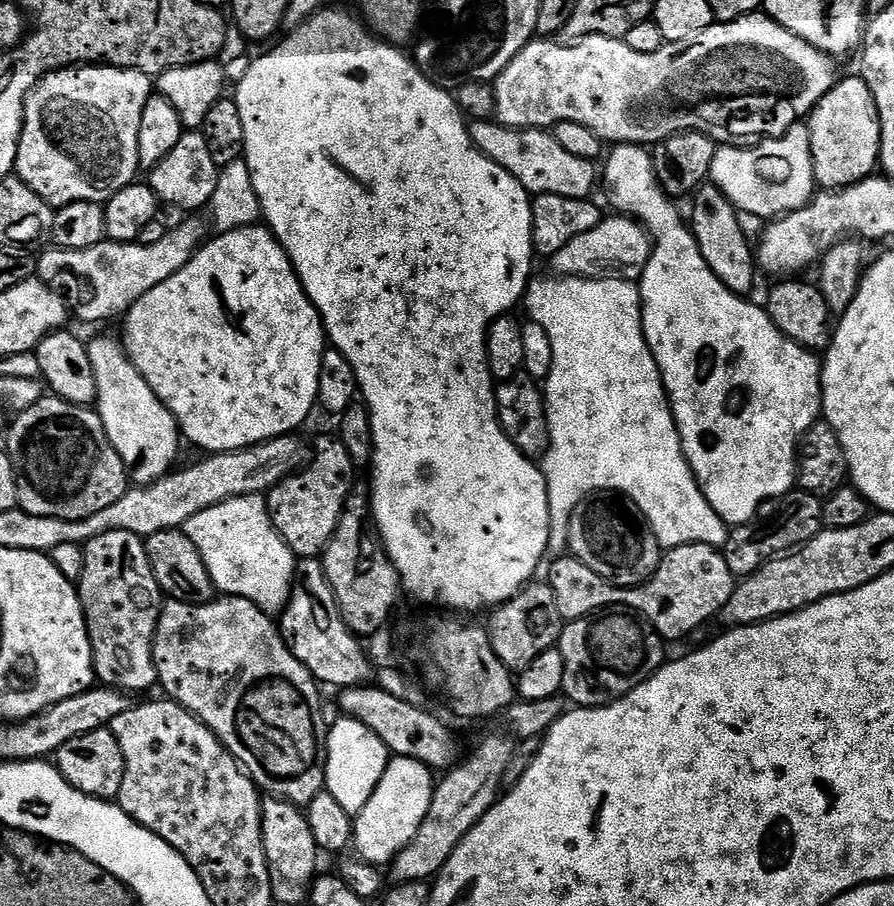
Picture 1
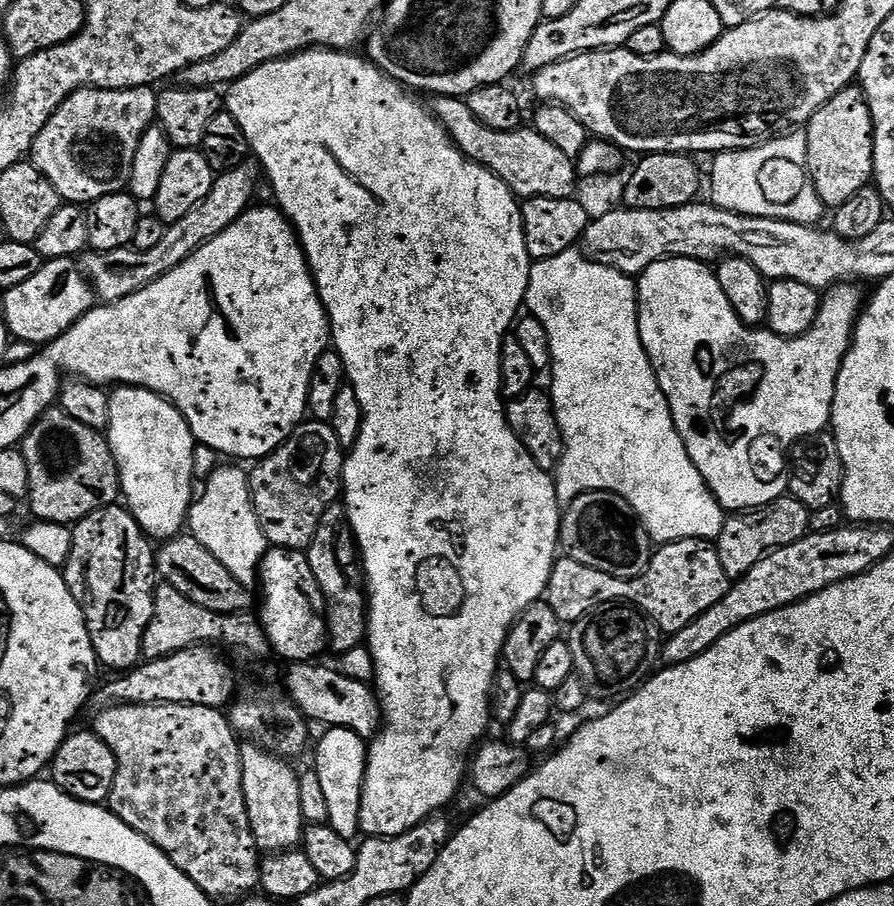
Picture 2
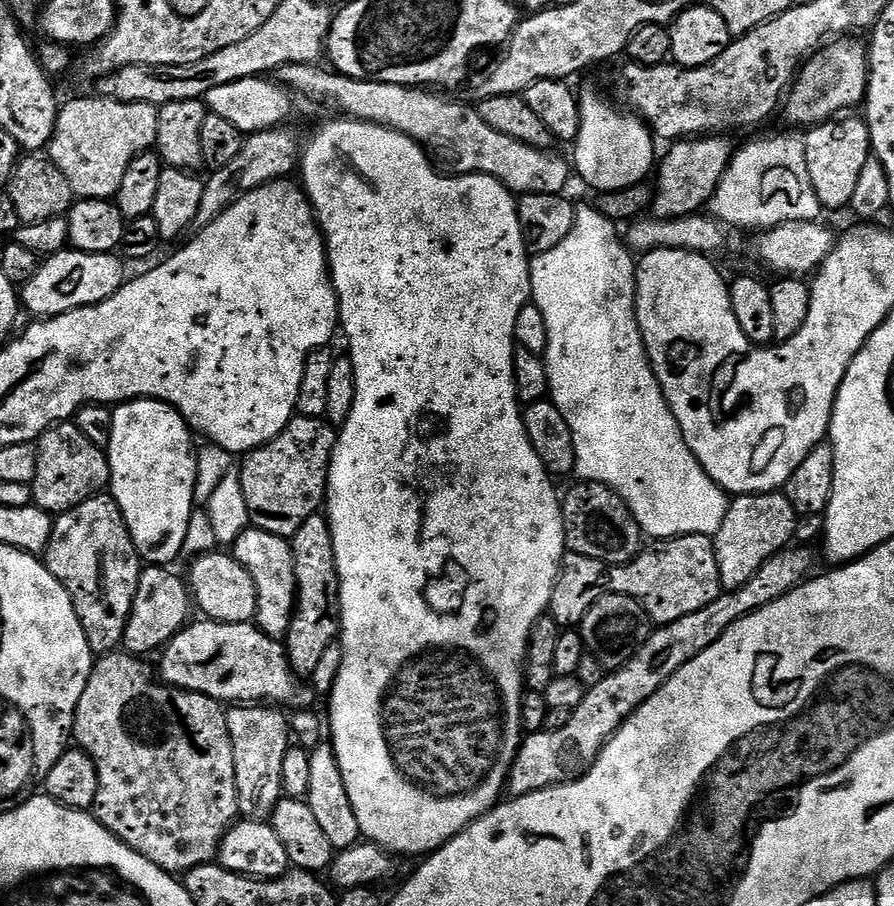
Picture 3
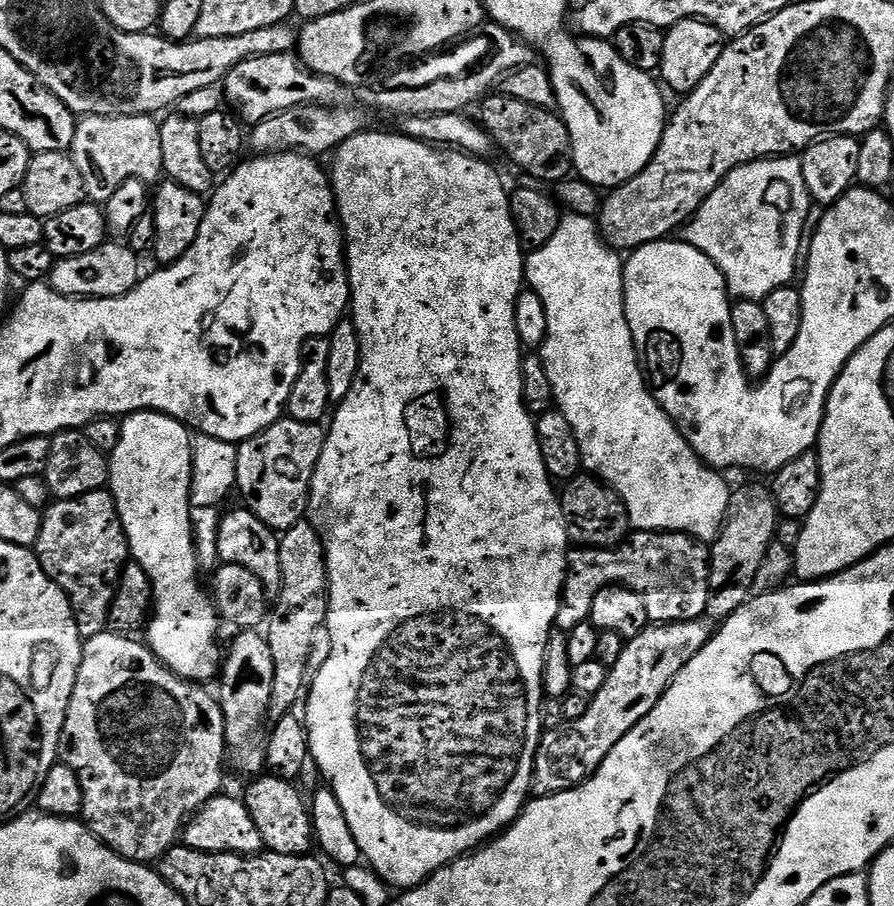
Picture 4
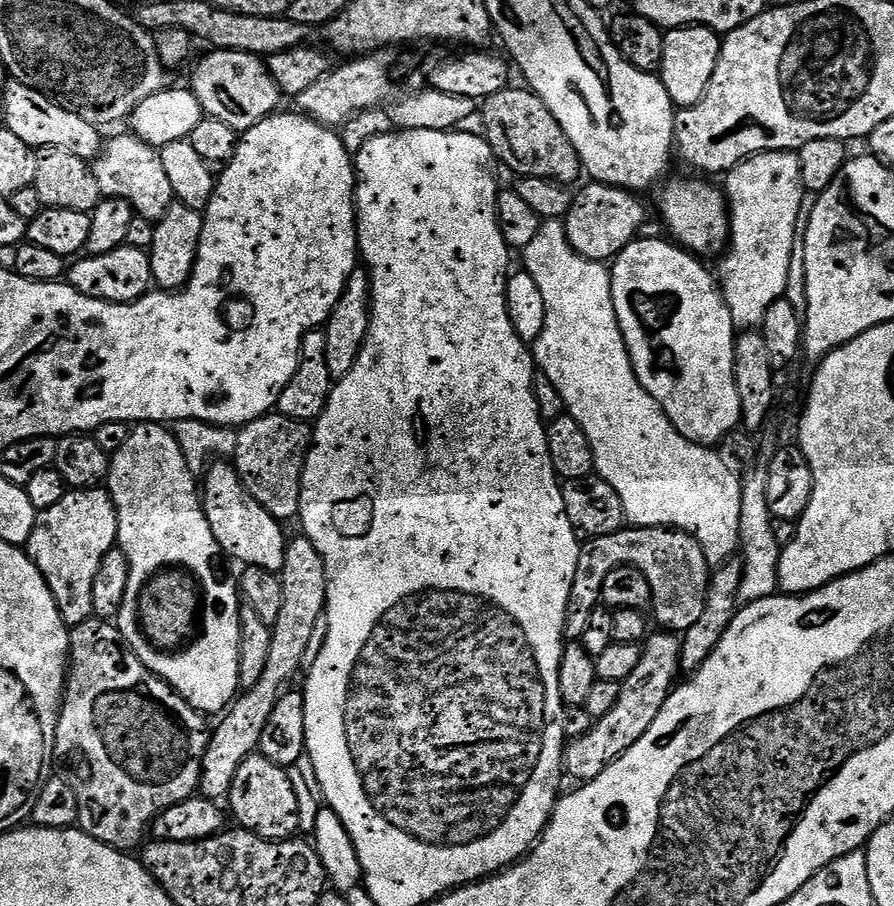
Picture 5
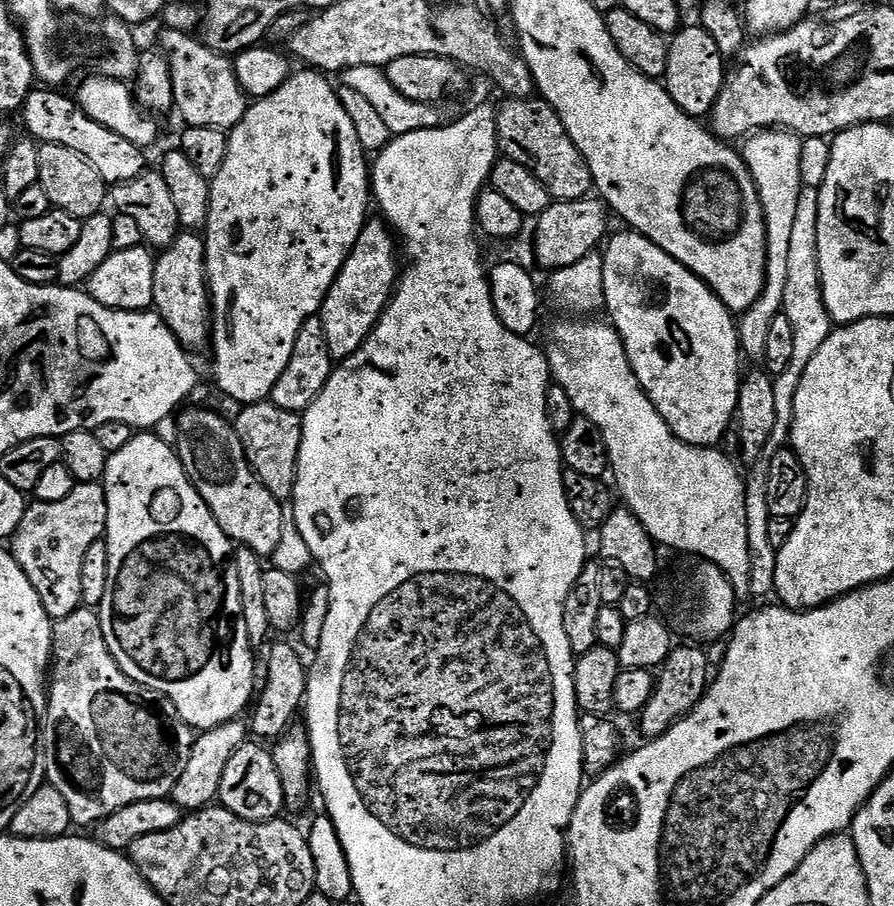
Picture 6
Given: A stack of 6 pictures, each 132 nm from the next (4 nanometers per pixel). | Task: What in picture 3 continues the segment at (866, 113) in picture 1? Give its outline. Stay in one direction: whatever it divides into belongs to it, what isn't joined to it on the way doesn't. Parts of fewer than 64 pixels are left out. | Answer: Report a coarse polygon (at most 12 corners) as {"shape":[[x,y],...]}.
{"shape":[[833,118],[803,137],[824,210],[848,208],[873,155],[867,123]]}

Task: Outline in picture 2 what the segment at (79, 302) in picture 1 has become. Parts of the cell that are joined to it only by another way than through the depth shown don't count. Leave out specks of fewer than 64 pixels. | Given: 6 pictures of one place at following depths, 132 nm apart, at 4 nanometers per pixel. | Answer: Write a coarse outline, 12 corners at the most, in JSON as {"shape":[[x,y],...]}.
{"shape":[[261,169],[219,173],[154,250],[85,251],[104,302],[150,286],[248,211]]}

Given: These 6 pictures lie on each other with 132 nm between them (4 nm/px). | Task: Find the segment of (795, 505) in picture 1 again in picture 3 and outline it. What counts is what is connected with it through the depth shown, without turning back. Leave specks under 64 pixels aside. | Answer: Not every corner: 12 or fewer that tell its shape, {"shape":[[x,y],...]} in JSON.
{"shape":[[783,491],[728,505],[712,545],[723,591],[793,543]]}

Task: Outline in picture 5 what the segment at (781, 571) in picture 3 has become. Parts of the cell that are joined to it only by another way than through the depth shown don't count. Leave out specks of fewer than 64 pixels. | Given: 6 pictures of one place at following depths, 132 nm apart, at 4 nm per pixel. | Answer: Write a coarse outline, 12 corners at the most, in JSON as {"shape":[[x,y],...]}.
{"shape":[[681,637],[643,641],[609,713],[564,749],[563,771],[598,778],[658,718]]}

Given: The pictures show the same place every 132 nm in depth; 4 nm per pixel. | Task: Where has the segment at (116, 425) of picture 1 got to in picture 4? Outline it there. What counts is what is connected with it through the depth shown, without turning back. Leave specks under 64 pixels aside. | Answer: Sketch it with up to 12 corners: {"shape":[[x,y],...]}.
{"shape":[[123,417],[110,491],[152,583],[146,643],[215,681],[222,621],[189,504],[193,433]]}

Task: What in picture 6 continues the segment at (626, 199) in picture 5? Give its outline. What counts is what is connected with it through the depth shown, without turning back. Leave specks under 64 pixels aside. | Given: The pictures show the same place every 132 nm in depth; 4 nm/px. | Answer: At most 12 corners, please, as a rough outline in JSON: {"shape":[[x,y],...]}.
{"shape":[[596,198],[552,203],[535,221],[537,262],[574,266],[609,235]]}

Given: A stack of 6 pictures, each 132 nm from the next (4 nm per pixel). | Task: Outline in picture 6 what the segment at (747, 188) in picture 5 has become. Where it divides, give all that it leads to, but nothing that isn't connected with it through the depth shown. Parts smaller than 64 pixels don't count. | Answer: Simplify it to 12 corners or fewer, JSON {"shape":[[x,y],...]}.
{"shape":[[761,130],[742,155],[768,235],[764,289],[738,320],[740,351],[766,354],[781,315],[798,211],[801,137]]}

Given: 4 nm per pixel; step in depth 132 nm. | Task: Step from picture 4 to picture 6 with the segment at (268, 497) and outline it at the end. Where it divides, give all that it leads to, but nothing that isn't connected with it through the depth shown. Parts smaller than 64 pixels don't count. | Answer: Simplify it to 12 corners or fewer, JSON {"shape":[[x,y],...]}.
{"shape":[[271,399],[234,427],[254,474],[291,501],[303,419]]}

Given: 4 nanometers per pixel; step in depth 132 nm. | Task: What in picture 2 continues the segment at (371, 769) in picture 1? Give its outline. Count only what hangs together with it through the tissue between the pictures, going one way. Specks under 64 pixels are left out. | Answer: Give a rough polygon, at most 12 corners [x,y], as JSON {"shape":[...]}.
{"shape":[[328,728],[314,771],[327,825],[361,835],[365,737]]}

